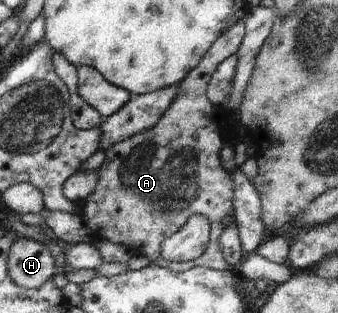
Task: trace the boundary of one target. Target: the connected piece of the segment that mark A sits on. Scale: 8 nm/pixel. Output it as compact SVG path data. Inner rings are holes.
M242 18L212 43L200 63L181 81L172 105L152 129L111 145L105 151L106 161L97 169L98 185L82 202L80 210L95 239L106 238L112 243L126 245L134 256L146 256L158 267L176 273L198 266L231 269L220 250L220 223L233 208L233 193L239 181L222 167L220 149L229 142L233 128L227 124L230 113L208 101L206 88L218 65L230 55L236 55L245 33ZM194 215L202 215L210 221L206 251L191 262L166 261L160 255L162 242Z

